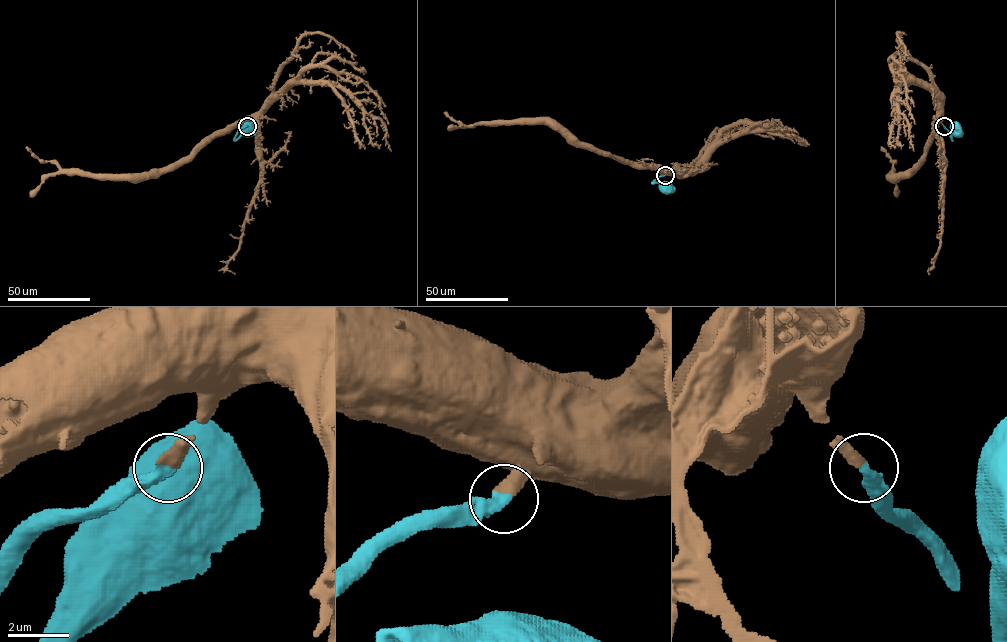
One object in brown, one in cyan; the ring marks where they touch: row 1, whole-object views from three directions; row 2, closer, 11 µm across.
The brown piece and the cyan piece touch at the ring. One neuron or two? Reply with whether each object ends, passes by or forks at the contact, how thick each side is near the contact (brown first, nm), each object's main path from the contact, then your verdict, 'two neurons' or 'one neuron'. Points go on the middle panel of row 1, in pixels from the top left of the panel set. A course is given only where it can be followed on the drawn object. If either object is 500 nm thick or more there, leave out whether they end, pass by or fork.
brown ends there; cyan ends there; 440 nm thick on the brown side, 400 nm on the other; brown runs (665, 175), (670, 170), (691, 170), (709, 149); cyan runs (665, 175), (653, 182), (665, 182), (674, 189); one neuron

